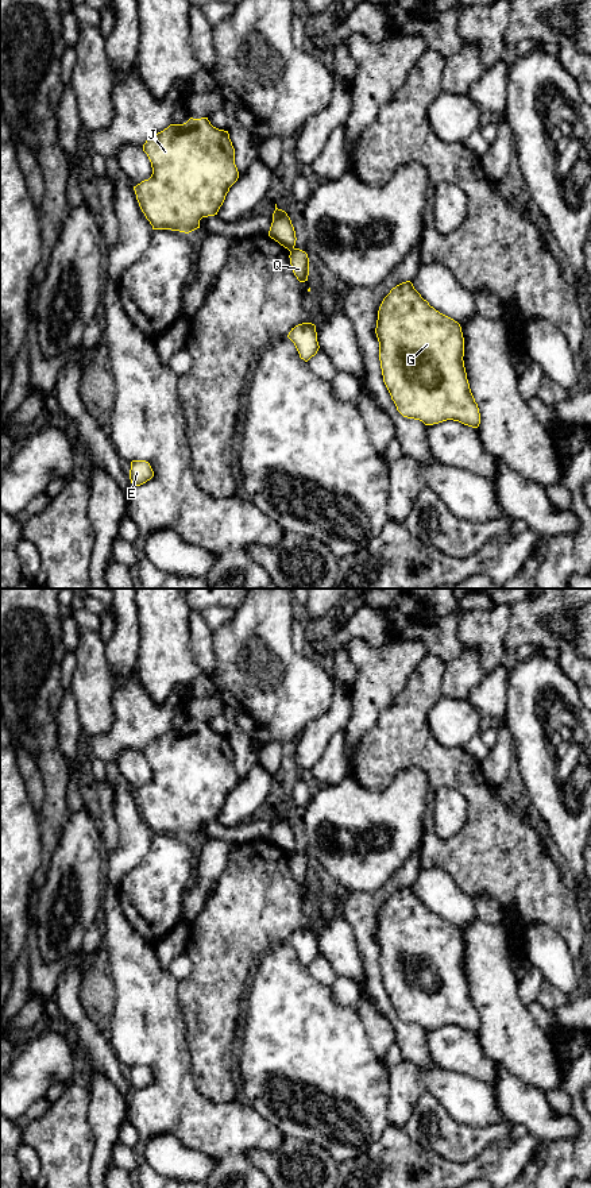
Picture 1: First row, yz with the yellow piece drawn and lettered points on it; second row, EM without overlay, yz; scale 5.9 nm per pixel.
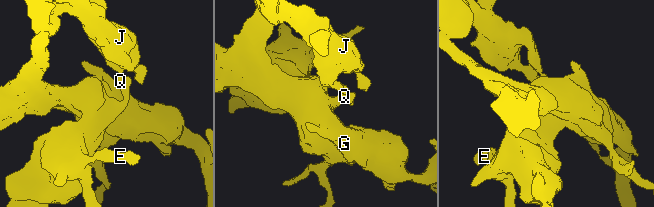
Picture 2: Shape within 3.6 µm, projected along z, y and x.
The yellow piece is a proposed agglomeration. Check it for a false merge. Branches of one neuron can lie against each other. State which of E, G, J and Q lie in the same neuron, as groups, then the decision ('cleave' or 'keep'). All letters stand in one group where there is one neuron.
E G Q / J | cleave

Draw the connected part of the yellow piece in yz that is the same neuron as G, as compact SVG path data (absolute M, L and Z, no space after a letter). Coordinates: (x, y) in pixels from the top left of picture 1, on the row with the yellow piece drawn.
M406 281L383 298L375 333L383 382L403 417L425 425L453 420L479 427L457 321L430 306Z

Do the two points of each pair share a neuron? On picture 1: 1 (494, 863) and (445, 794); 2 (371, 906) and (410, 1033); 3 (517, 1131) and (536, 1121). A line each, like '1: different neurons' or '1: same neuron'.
1: different neurons
2: same neuron
3: different neurons

